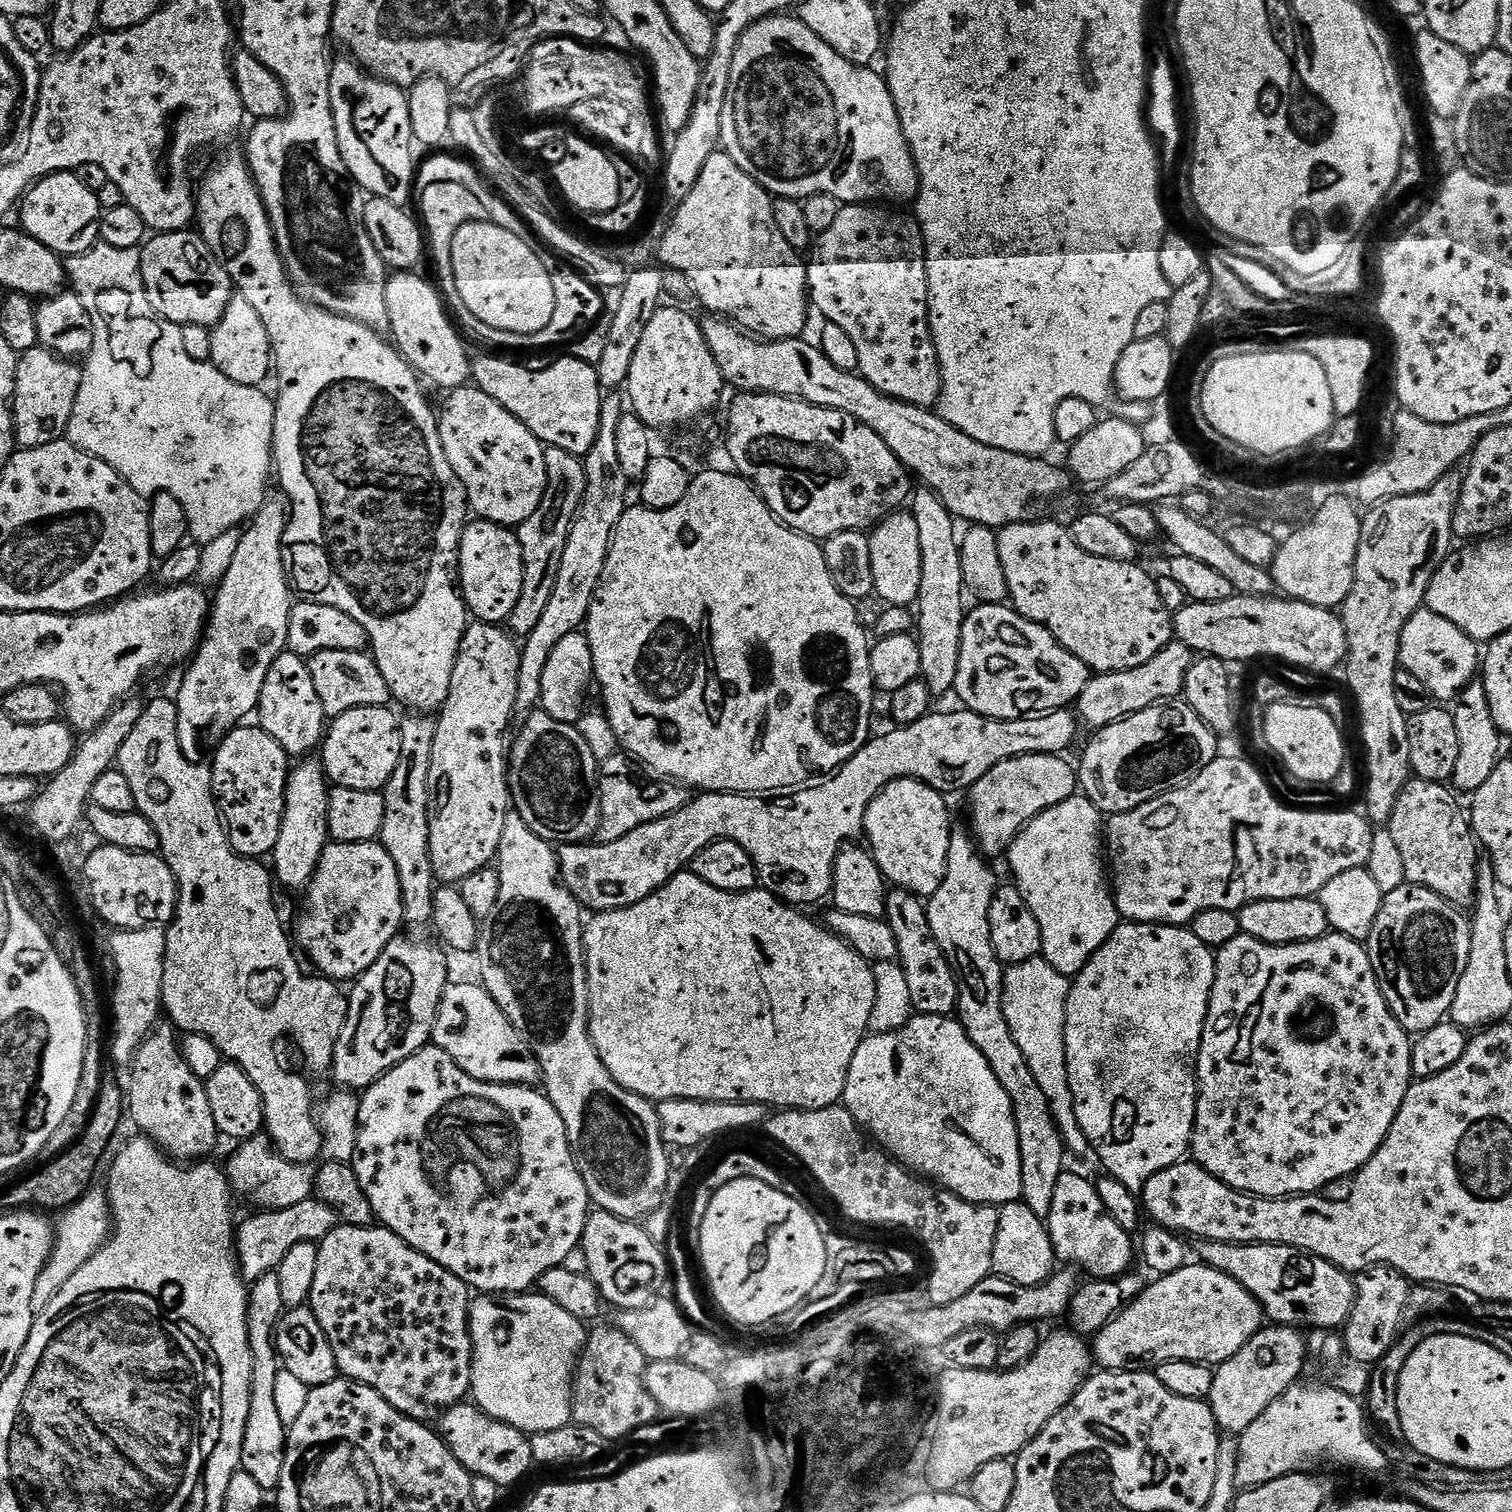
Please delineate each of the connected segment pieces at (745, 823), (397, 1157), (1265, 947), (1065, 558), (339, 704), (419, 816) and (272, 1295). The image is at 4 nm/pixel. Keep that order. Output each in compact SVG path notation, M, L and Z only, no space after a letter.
M1067 707L1021 720L992 720L967 710L959 711L933 710L918 722L893 727L893 732L886 736L873 735L864 743L862 750L854 754L854 758L847 760L835 774L815 786L791 794L776 794L771 798L763 795L745 796L738 792L706 792L697 795L697 800L689 799L674 814L658 818L646 826L638 826L638 830L630 830L630 834L626 834L626 838L618 838L618 842L561 844L558 848L560 877L570 894L574 894L580 903L581 909L592 908L591 911L597 913L629 908L657 892L663 884L671 882L679 872L685 871L695 856L706 850L706 846L719 840L729 840L738 842L738 846L750 854L756 867L756 879L763 891L772 892L779 900L793 906L827 901L832 890L832 871L838 854L855 841L852 839L856 835L859 837L863 833L866 810L887 784L896 780L917 780L945 794L964 794L975 786L986 770L994 770L998 762L1026 754L1059 756L1067 753L1067 748L1076 740L1078 716Z
M425 1046L410 1058L398 1062L398 1066L389 1072L383 1072L369 1088L363 1089L360 1096L358 1142L354 1146L350 1163L354 1174L358 1174L358 1182L362 1182L366 1198L370 1198L376 1220L398 1234L402 1242L426 1254L426 1258L438 1262L438 1266L450 1270L450 1274L462 1278L469 1289L480 1294L524 1294L535 1289L546 1270L561 1267L564 1259L580 1247L580 1239L588 1221L590 1201L586 1182L582 1182L582 1174L576 1168L576 1159L572 1157L570 1142L566 1138L566 1126L547 1095L536 1090L535 1087L523 1084L487 1084L475 1080L457 1066L454 1058L446 1054L446 1050Z
M1329 931L1327 936L1323 936L1317 940L1311 940L1305 944L1263 944L1262 941L1255 940L1253 936L1241 934L1233 938L1230 942L1226 942L1226 946L1219 948L1215 953L1215 958L1216 977L1214 978L1214 986L1212 987L1212 997L1208 1003L1208 1017L1204 1023L1200 1053L1196 1059L1198 1087L1196 1090L1196 1125L1192 1131L1192 1147L1190 1149L1191 1159L1204 1167L1210 1174L1214 1174L1214 1178L1226 1182L1226 1186L1230 1186L1234 1191L1247 1192L1250 1196L1265 1196L1268 1200L1283 1200L1286 1196L1311 1196L1313 1194L1320 1194L1325 1191L1323 1188L1327 1184L1332 1184L1335 1180L1342 1179L1343 1176L1348 1176L1347 1178L1355 1177L1362 1165L1370 1162L1370 1158L1376 1153L1378 1146L1382 1146L1382 1142L1386 1138L1386 1134L1390 1130L1390 1126L1394 1122L1394 1118L1406 1098L1408 1087L1414 1083L1414 1077L1412 1075L1412 1040L1410 1039L1409 1033L1405 1032L1404 1028L1398 1022L1398 1018L1394 1018L1390 1006L1386 1006L1386 998L1378 986L1378 978L1374 974L1374 966L1368 957L1367 947L1361 941L1333 931Z
M1040 520L1037 524L1032 523L1007 524L1004 528L999 529L996 537L998 554L1002 558L1002 570L1006 574L1006 582L1008 583L1008 600L1011 607L1018 614L1026 617L1030 622L1038 623L1045 627L1066 651L1069 651L1072 655L1076 655L1088 669L1091 669L1096 674L1101 672L1121 672L1122 670L1130 670L1131 668L1142 666L1146 662L1150 662L1150 658L1157 656L1166 645L1173 643L1173 613L1166 610L1166 606L1158 594L1156 580L1153 577L1148 577L1147 570L1139 568L1139 563L1114 562L1114 558L1094 558L1094 554L1086 554L1086 550L1082 550L1082 546L1078 546L1078 542L1074 542L1071 531L1065 525L1063 528L1062 525L1055 524L1052 520Z
M322 650L315 652L308 660L308 669L310 678L314 678L314 687L318 690L318 698L322 702L325 717L335 718L346 714L346 710L355 708L383 708L389 703L390 693L386 686L386 678L382 678L382 670L378 670L375 660L367 651Z
M412 718L404 720L400 726L402 738L402 754L398 758L398 767L395 768L390 782L382 790L386 814L382 818L382 830L378 840L385 850L394 858L394 866L398 866L398 882L402 886L402 914L404 923L410 929L428 928L434 914L434 894L438 881L432 873L430 862L430 826L428 825L428 787L430 786L430 754L434 754L434 734L436 722L432 718Z
M275 1272L258 1278L258 1282L251 1285L248 1297L248 1341L250 1342L250 1354L252 1355L252 1393L250 1394L250 1418L246 1418L246 1434L242 1438L242 1458L240 1466L243 1472L250 1474L254 1482L264 1493L275 1493L280 1486L282 1478L282 1462L284 1451L288 1445L288 1428L282 1422L282 1414L278 1414L278 1402L274 1402L274 1386L276 1376L282 1371L279 1356L276 1354L276 1327L280 1325L280 1318L286 1309L282 1302L282 1290L278 1287L278 1278Z

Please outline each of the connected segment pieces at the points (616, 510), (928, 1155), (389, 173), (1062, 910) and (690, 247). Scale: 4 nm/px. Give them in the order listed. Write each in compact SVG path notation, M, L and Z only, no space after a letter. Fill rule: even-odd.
M608 394L603 397L600 406L600 429L594 438L594 446L590 446L590 450L582 458L586 474L586 494L570 526L570 538L566 538L562 566L558 566L558 582L554 582L554 594L550 594L550 603L546 606L541 621L526 637L520 649L518 694L514 709L515 715L520 718L530 715L540 704L542 673L546 670L546 662L554 646L558 646L558 642L562 642L566 634L579 632L585 627L590 602L598 590L602 570L606 566L612 535L616 532L625 508L630 504L628 500L630 482L618 462L618 422L626 411L622 400L620 405L618 396Z
M916 1014L909 1019L905 1028L900 1028L896 1032L882 1032L865 1036L850 1062L842 1104L843 1107L847 1108L848 1113L856 1119L861 1129L875 1137L879 1147L917 1177L945 1188L958 1198L969 1200L971 1204L1003 1206L1017 1203L1021 1199L1022 1154L1018 1146L1018 1130L1014 1122L1014 1110L1010 1106L1010 1094L1006 1094L1006 1090L1002 1090L1002 1082L998 1082L998 1078L994 1078L994 1070L990 1070L990 1062L986 1062L986 1058L982 1058L978 1046L974 1046L974 1042L970 1042L970 1038L964 1027L960 1025L959 1019L952 1016L921 1016Z
M345 58L345 60L335 61L332 64L332 73L330 74L330 102L332 103L332 113L334 114L334 126L338 134L340 156L346 162L348 173L352 175L358 187L367 193L369 197L377 196L378 198L386 198L386 202L394 202L401 206L407 205L409 203L407 200L411 196L413 199L414 196L414 180L412 184L412 152L404 145L411 145L413 143L412 127L410 126L410 110L408 109L408 92L403 88L399 88L397 84L392 83L390 80L372 75L371 72L361 68L355 60Z
M1083 794L1072 796L1066 802L1058 802L1050 810L1038 814L1014 838L1007 850L1006 861L1012 867L1014 887L1026 898L1026 906L1034 910L1038 926L1042 930L1042 957L1056 971L1075 978L1090 962L1090 958L1110 939L1121 923L1116 909L1116 897L1110 894L1106 879L1106 856L1102 851L1102 814Z
M723 150L714 151L706 159L705 165L702 167L701 174L694 184L694 188L686 195L684 201L678 204L676 213L672 216L672 221L668 220L664 234L659 238L654 248L654 256L665 269L673 268L676 272L681 272L688 279L690 287L696 291L696 296L700 299L700 304L711 315L719 316L723 319L732 321L737 328L761 339L761 340L795 340L803 337L804 327L808 324L808 312L810 313L810 297L808 294L808 269L803 259L799 260L797 249L790 246L790 242L786 242L786 238L782 238L782 230L778 230L778 222L774 222L774 210L772 209L773 197L761 184L756 181L750 174L746 174L743 170L741 161L736 160L732 156L727 156Z

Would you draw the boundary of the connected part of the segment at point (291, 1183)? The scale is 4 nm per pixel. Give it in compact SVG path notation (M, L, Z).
M261 1134L243 1141L240 1148L226 1163L229 1185L237 1197L249 1196L261 1209L271 1210L298 1206L298 1202L309 1199L314 1192L314 1172L307 1164L295 1164L280 1159L280 1153L272 1144L272 1139Z

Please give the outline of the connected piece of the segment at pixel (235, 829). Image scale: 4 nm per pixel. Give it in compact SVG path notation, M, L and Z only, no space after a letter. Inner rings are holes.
M248 726L233 728L210 761L212 792L220 808L220 819L228 829L228 841L233 850L245 858L264 858L271 853L282 830L290 757L263 728L244 727Z

